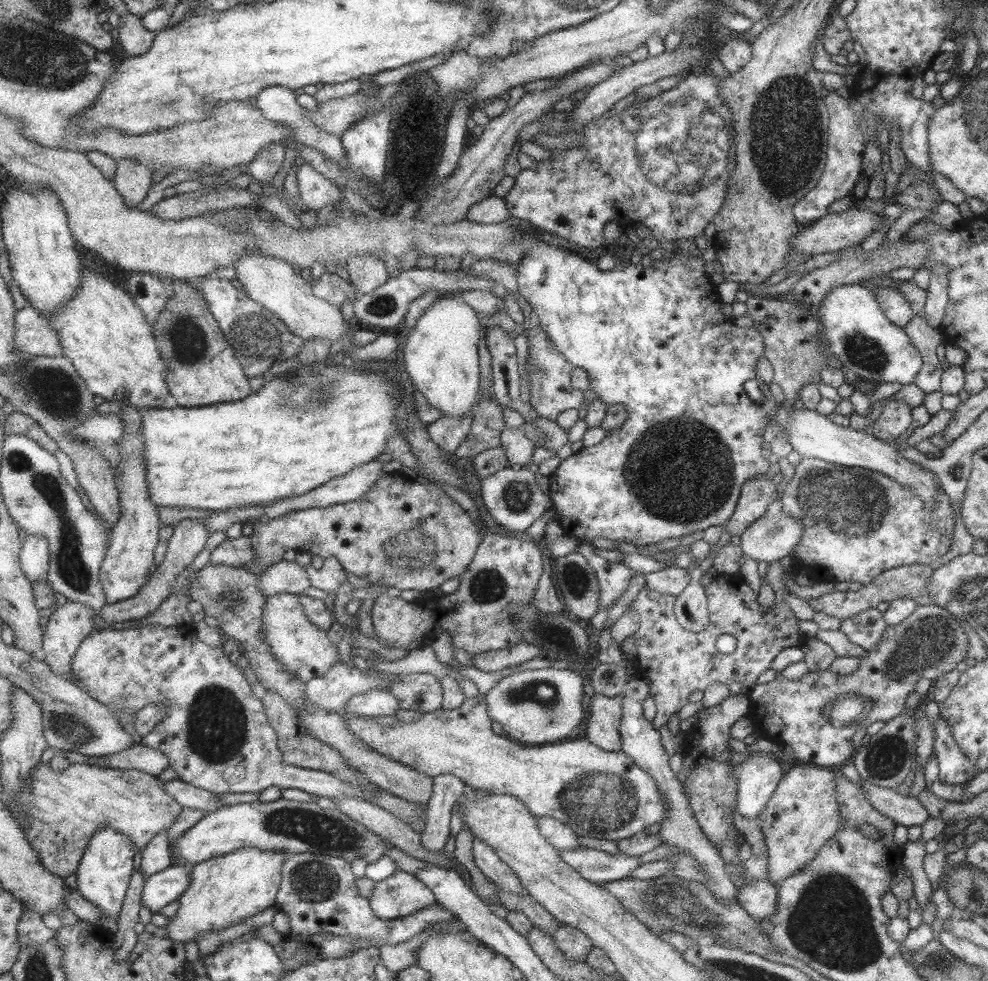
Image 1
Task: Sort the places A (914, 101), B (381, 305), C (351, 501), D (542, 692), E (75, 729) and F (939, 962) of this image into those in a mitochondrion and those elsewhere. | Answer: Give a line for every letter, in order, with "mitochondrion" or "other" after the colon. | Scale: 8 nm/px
A: other
B: mitochondrion
C: other
D: mitochondrion
E: mitochondrion
F: mitochondrion

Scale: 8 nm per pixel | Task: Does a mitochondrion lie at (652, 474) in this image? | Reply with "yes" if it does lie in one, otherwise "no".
yes

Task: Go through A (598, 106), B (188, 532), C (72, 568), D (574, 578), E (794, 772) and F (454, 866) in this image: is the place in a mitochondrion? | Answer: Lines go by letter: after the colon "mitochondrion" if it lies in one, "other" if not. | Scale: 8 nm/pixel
A: other
B: other
C: mitochondrion
D: mitochondrion
E: other
F: other

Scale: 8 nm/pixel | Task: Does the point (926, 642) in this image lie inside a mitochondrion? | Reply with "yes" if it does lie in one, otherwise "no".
yes

